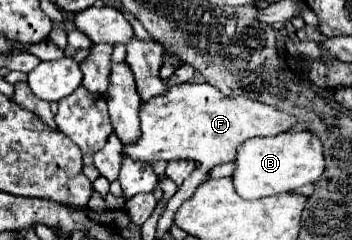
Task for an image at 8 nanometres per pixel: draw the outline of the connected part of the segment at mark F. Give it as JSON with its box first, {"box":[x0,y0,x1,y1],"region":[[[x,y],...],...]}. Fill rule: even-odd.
{"box":[123,83,297,175],"region":[[[183,83],[175,85],[161,97],[143,103],[141,107],[141,139],[123,147],[123,155],[139,161],[179,161],[191,159],[199,163],[197,171],[205,175],[211,167],[235,159],[235,149],[251,137],[265,137],[289,131],[297,119],[281,113],[271,105],[253,101],[249,97],[229,97],[211,83]]]}

